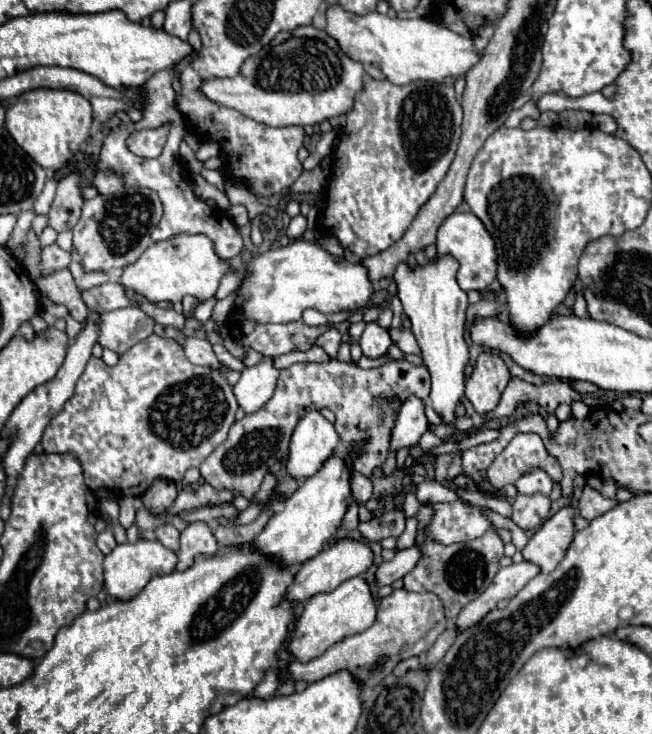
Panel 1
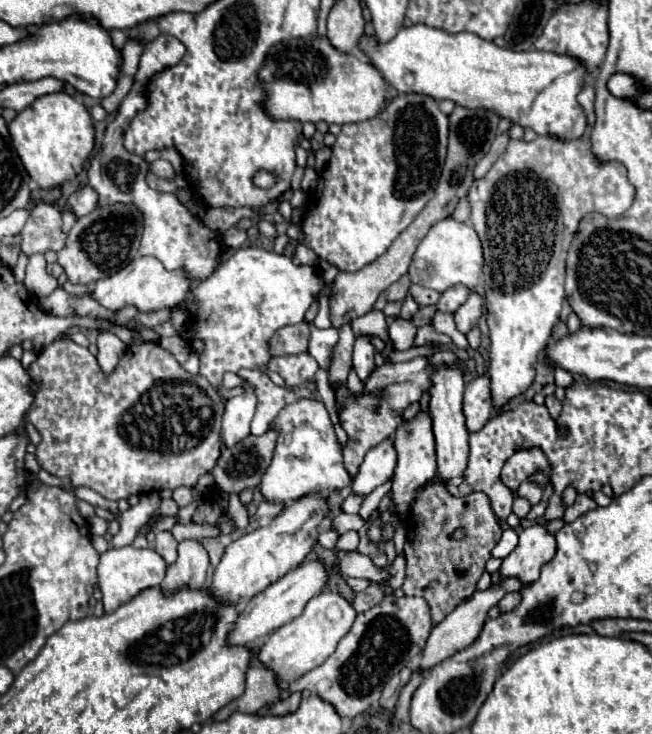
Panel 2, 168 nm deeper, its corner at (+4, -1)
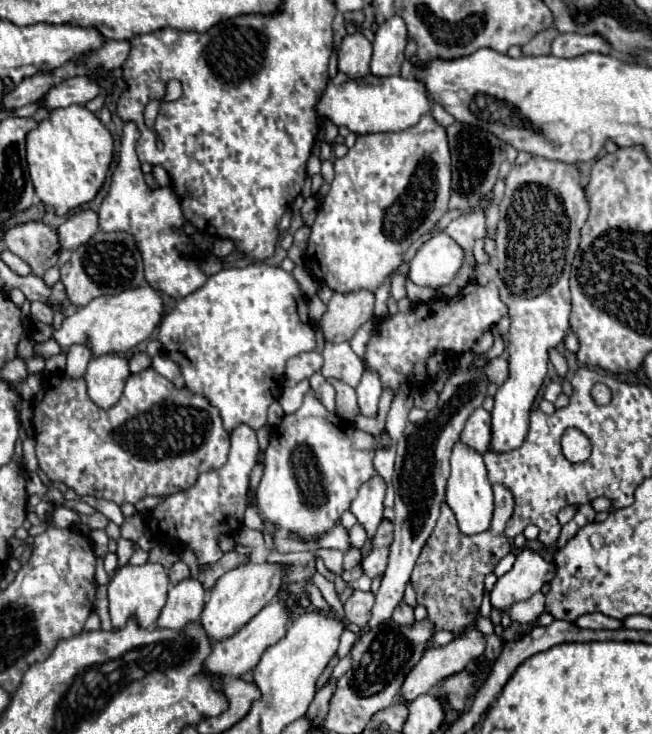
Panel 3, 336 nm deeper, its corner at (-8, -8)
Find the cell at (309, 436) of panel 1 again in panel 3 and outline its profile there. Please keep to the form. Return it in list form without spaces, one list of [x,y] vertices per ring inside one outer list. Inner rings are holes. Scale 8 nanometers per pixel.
[[[308,390],[302,406],[294,414],[284,416],[284,420],[270,434],[270,444],[264,454],[264,474],[256,488],[258,514],[266,522],[272,522],[276,528],[288,530],[298,538],[314,538],[328,532],[348,510],[352,498],[356,496],[356,490],[370,478],[378,476],[372,460],[376,450],[386,446],[390,446],[388,432],[382,432],[378,438],[374,438],[372,434],[358,430],[340,416],[328,412],[314,396],[314,392]]]

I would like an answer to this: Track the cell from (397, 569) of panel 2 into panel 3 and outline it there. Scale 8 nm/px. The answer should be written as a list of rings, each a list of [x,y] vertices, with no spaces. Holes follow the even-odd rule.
[[[402,602],[402,604],[394,610],[392,620],[394,620],[394,624],[398,624],[398,626],[412,626],[412,624],[414,624],[414,610],[412,610],[406,602]]]

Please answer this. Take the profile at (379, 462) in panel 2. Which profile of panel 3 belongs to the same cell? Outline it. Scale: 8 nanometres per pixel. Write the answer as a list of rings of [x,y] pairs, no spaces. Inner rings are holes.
[[[376,476],[370,482],[366,482],[364,486],[360,486],[358,496],[352,500],[350,504],[350,512],[356,516],[358,524],[364,526],[366,534],[372,536],[376,532],[376,528],[380,526],[382,518],[384,518],[384,492],[386,492],[386,482]]]

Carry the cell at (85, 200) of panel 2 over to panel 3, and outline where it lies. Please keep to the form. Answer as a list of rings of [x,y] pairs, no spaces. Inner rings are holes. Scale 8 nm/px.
[[[82,210],[70,216],[64,224],[58,226],[58,244],[64,250],[74,250],[80,244],[88,242],[92,234],[98,232],[98,214],[92,210]]]

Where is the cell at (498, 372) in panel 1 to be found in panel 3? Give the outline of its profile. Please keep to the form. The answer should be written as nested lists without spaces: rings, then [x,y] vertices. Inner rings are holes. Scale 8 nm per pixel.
[[[478,408],[470,414],[470,418],[460,434],[460,442],[470,446],[472,450],[476,450],[478,454],[484,454],[490,444],[490,434],[492,434],[490,412],[486,412],[484,408]]]

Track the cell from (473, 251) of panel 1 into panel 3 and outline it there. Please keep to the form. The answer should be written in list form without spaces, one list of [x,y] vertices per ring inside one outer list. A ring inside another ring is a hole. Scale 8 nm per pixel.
[[[438,234],[422,244],[410,262],[410,280],[416,286],[430,286],[438,290],[456,278],[464,262],[464,250],[448,236]]]

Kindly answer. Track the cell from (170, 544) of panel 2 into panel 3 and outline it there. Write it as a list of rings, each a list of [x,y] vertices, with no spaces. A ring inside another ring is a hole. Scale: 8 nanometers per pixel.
[[[178,560],[172,568],[170,568],[170,572],[168,572],[168,578],[170,578],[170,584],[174,586],[174,584],[178,584],[178,582],[182,582],[182,580],[186,580],[186,578],[190,578],[190,568],[182,562],[182,560]]]

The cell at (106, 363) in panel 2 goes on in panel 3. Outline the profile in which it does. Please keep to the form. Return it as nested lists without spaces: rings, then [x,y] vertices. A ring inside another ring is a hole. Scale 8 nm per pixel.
[[[108,354],[104,358],[92,360],[86,370],[86,386],[90,400],[102,410],[112,408],[120,400],[128,376],[130,370],[124,356]]]

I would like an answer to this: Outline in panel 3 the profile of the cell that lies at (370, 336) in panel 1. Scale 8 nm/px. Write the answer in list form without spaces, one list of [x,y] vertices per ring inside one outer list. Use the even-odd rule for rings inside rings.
[[[372,370],[364,372],[364,376],[360,380],[360,386],[356,388],[356,394],[358,394],[360,414],[368,416],[368,418],[374,418],[376,408],[378,408],[378,400],[380,400],[380,394],[382,394],[380,378],[376,378],[376,372],[372,372]]]

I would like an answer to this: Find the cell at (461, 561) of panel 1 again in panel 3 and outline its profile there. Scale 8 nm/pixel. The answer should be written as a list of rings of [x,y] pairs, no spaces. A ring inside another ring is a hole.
[[[494,484],[494,518],[490,530],[478,534],[476,538],[464,538],[456,526],[456,518],[448,504],[444,502],[440,518],[432,536],[428,538],[426,546],[422,548],[416,566],[412,570],[410,584],[416,590],[416,600],[420,606],[428,610],[428,620],[432,622],[434,630],[450,630],[460,632],[468,624],[472,624],[478,616],[482,594],[484,594],[484,578],[494,572],[496,564],[512,552],[510,538],[504,534],[504,526],[512,516],[514,510],[514,496],[512,492],[502,486]]]

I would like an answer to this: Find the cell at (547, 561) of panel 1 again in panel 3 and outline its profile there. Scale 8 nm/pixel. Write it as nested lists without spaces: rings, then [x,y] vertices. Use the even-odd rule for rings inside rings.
[[[524,548],[516,556],[514,568],[498,578],[494,590],[490,592],[492,608],[504,612],[516,602],[528,600],[532,594],[540,592],[540,588],[550,582],[556,574],[556,566],[548,564],[536,552]]]

